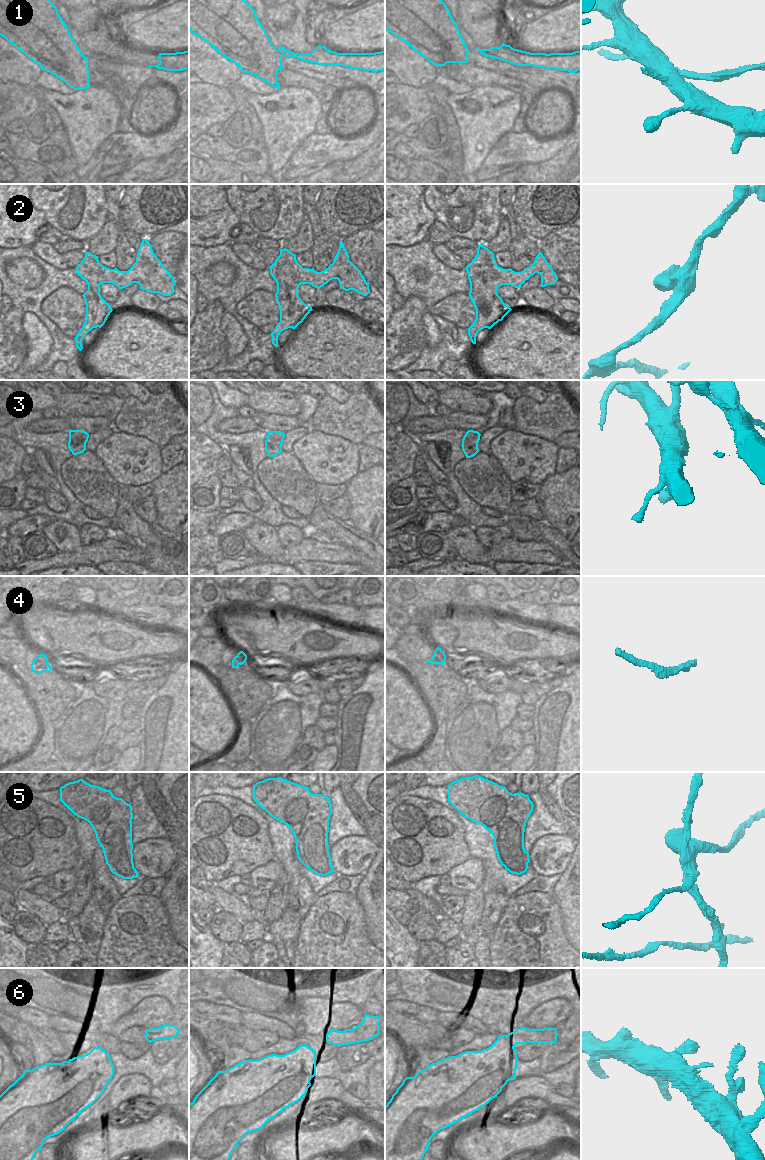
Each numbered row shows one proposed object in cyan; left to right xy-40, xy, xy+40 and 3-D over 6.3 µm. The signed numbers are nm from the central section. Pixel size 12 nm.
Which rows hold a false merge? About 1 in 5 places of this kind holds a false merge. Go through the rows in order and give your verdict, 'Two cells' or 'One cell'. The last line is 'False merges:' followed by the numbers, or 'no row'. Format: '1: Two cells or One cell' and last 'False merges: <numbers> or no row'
1: Two cells
2: One cell
3: One cell
4: One cell
5: Two cells
6: One cell
False merges: 1, 5.

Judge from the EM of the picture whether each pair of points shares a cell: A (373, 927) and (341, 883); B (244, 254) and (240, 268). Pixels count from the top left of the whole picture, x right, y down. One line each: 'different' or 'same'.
A: different
B: different

